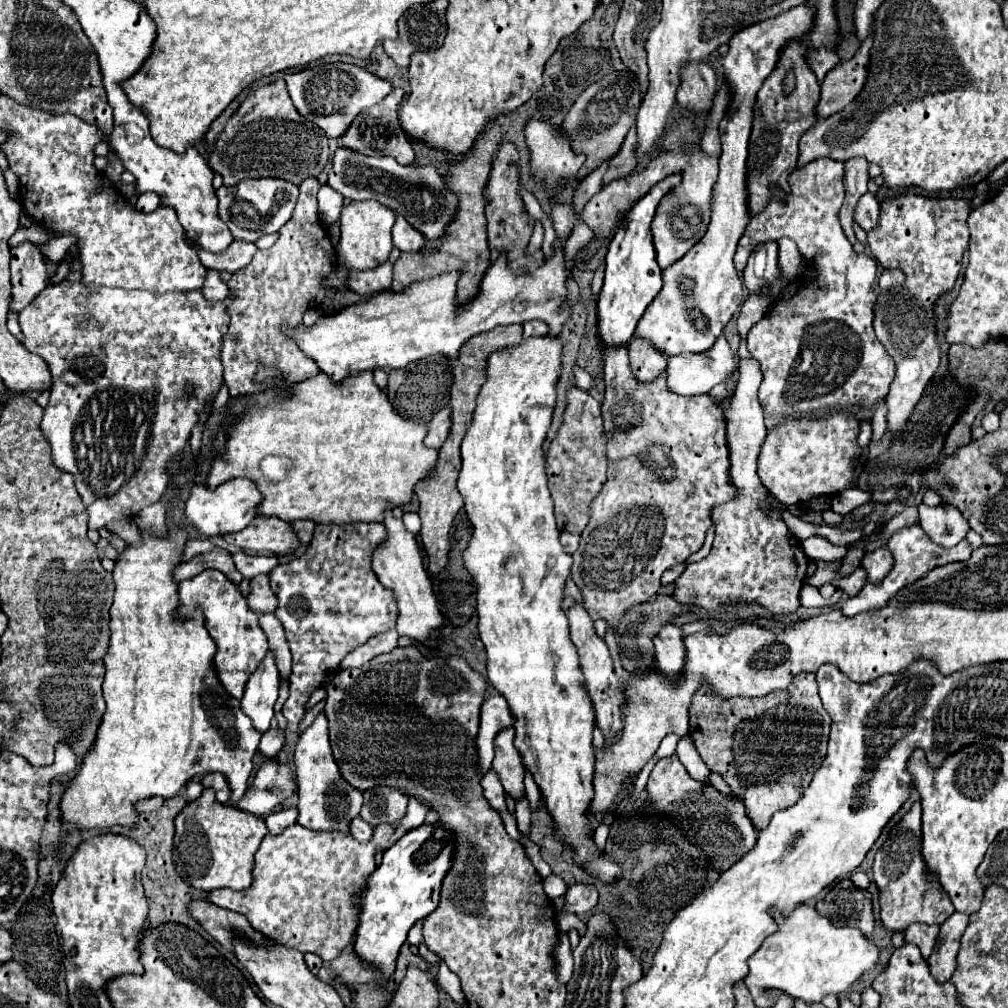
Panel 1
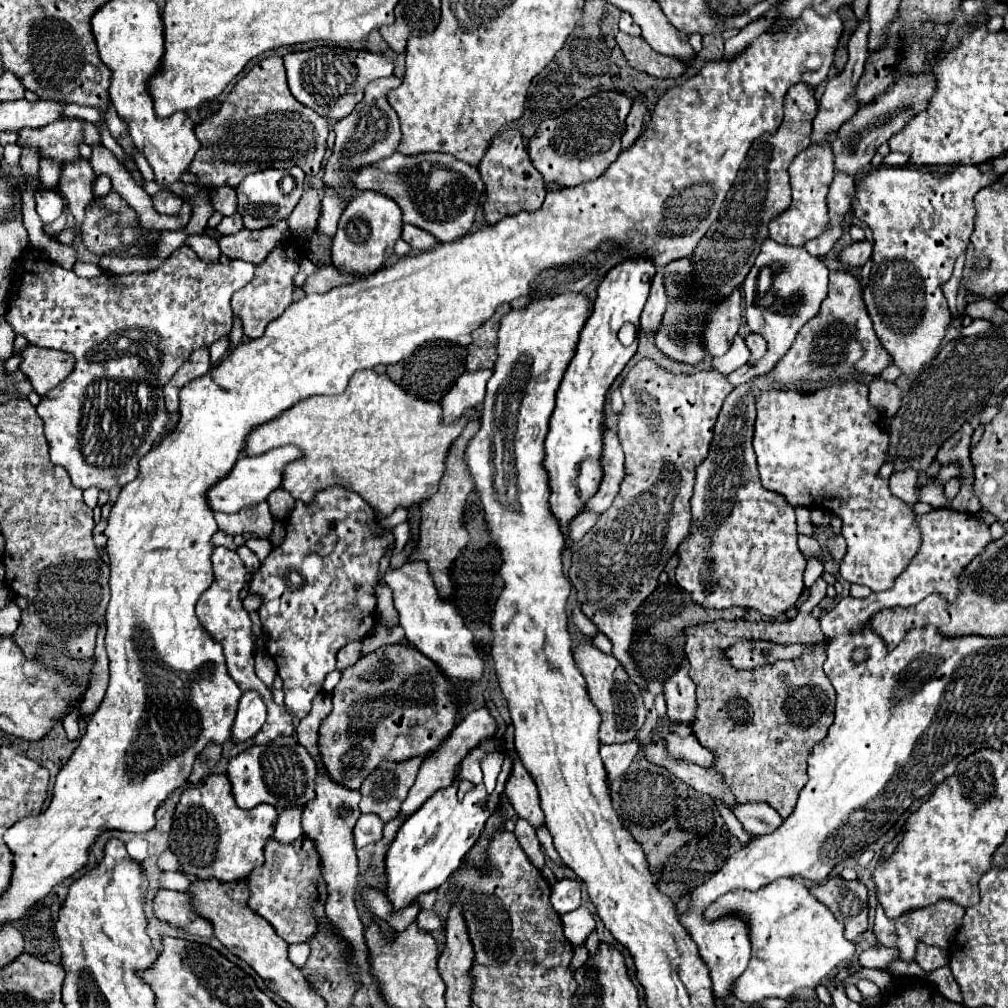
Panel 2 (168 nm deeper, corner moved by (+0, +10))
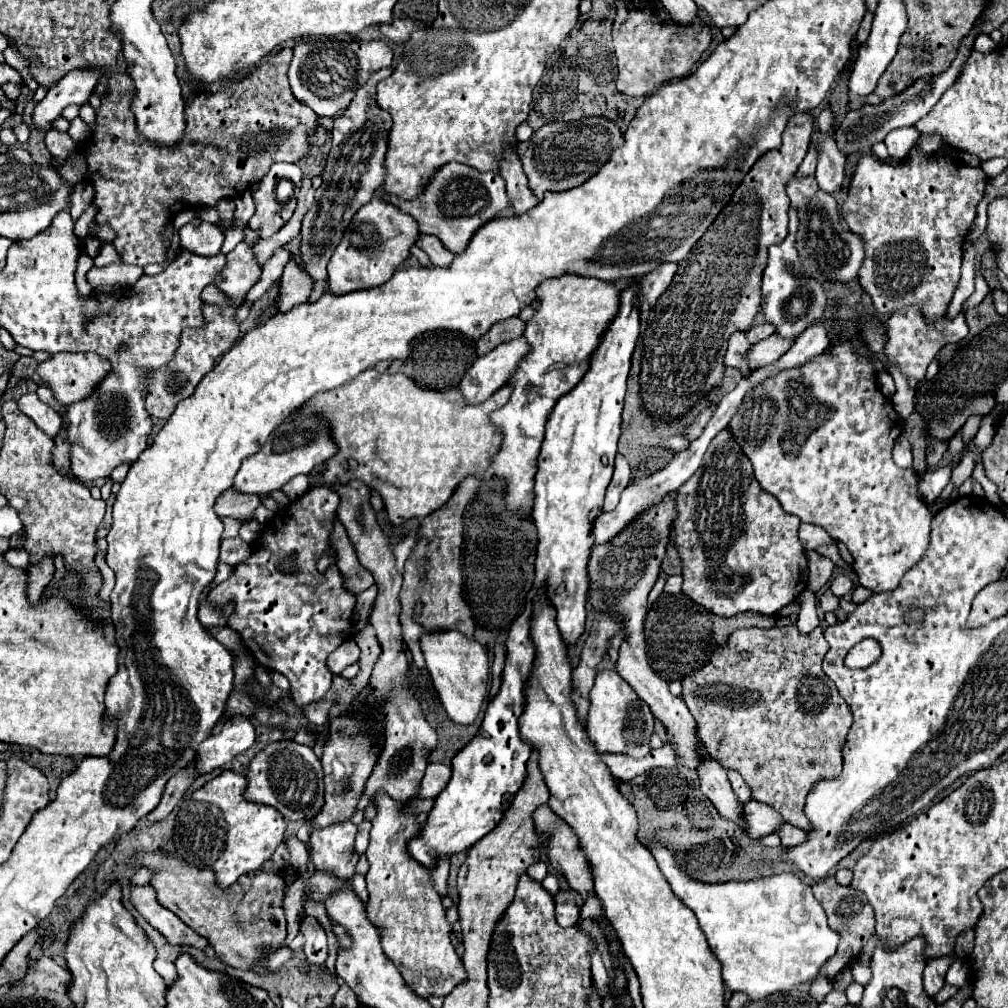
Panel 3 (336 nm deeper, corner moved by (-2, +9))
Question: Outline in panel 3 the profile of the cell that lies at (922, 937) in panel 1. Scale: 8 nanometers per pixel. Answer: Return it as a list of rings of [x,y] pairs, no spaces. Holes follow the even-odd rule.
[[[939,956],[927,962],[927,968],[923,972],[923,988],[929,996],[941,990],[941,986],[945,984],[945,974],[953,962],[955,962],[955,956]]]

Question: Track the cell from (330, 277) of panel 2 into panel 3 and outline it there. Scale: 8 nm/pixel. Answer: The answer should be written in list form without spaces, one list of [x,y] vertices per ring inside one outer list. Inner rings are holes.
[[[291,260],[285,266],[285,272],[281,276],[281,290],[279,290],[279,310],[291,310],[293,306],[307,302],[307,298],[313,292],[313,278]]]

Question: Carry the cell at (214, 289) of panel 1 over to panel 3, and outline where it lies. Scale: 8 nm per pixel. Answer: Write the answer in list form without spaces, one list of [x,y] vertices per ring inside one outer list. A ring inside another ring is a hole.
[[[189,222],[179,230],[181,246],[201,256],[213,256],[223,244],[223,232],[209,222]]]

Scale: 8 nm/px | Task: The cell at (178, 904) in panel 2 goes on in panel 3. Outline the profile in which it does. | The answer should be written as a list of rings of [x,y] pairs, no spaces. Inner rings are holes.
[[[135,886],[131,890],[131,902],[139,910],[139,914],[167,938],[169,944],[189,944],[193,948],[209,946],[207,938],[199,936],[195,930],[185,926],[171,910],[163,908],[157,902],[153,886]]]

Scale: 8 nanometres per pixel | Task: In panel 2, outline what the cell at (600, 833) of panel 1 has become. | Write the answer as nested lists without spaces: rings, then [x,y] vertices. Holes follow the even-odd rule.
[[[631,741],[631,743],[623,743],[623,745],[601,745],[601,759],[607,767],[609,773],[609,783],[623,775],[627,771],[627,767],[631,765],[631,761],[635,759],[639,751],[639,743]]]

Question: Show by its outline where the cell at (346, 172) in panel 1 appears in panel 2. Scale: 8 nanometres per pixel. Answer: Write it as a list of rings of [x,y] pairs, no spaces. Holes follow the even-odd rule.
[[[393,153],[391,157],[361,169],[355,175],[355,185],[357,191],[369,189],[391,197],[401,207],[405,223],[429,231],[441,243],[455,241],[471,229],[477,207],[485,197],[479,169],[443,153],[421,153],[413,157]]]

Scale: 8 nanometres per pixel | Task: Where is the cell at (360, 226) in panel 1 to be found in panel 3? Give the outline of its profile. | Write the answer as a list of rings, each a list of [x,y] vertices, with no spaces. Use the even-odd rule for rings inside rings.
[[[373,196],[371,202],[359,208],[347,226],[343,240],[335,248],[327,272],[329,272],[329,290],[333,294],[347,294],[359,288],[375,288],[385,284],[393,270],[409,256],[409,248],[417,238],[417,222],[413,216],[389,206],[389,202]]]

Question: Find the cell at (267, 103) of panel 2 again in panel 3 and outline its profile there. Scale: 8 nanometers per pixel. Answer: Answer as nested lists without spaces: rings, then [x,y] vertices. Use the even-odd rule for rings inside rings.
[[[281,48],[267,60],[267,64],[253,70],[241,82],[233,80],[217,94],[201,92],[199,96],[191,98],[185,108],[187,130],[181,144],[175,148],[151,146],[137,134],[135,116],[129,106],[135,92],[133,84],[127,74],[109,76],[109,96],[101,98],[101,108],[97,110],[97,130],[95,136],[91,136],[91,150],[83,150],[89,166],[85,178],[95,188],[95,224],[107,224],[115,230],[117,238],[113,240],[113,246],[127,264],[147,266],[165,260],[169,242],[161,238],[161,232],[175,212],[185,210],[185,206],[215,206],[221,198],[235,198],[237,194],[245,192],[247,186],[259,182],[269,172],[271,164],[297,162],[309,154],[309,136],[315,134],[319,116],[309,110],[309,106],[293,98],[287,78],[289,62],[291,48]]]

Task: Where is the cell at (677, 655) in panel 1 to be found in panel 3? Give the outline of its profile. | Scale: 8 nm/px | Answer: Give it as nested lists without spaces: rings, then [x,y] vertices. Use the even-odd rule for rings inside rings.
[[[699,742],[701,746],[697,746],[699,752],[699,766],[697,766],[697,776],[699,776],[699,786],[701,792],[715,804],[715,808],[719,810],[719,814],[739,826],[743,826],[741,820],[741,802],[735,798],[727,772],[725,768],[721,768],[721,762],[715,760],[703,742]]]

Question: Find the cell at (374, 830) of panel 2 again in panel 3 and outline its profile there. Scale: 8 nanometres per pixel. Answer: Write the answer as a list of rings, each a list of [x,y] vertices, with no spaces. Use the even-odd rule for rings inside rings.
[[[365,820],[361,826],[359,826],[359,832],[357,832],[357,854],[365,854],[367,850],[367,844],[369,844],[369,830],[371,830],[371,822]]]

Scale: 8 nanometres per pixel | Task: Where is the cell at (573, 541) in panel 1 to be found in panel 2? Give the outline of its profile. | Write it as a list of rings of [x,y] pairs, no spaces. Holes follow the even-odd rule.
[[[591,511],[577,515],[577,517],[573,519],[573,523],[571,523],[571,525],[573,525],[571,531],[569,531],[571,539],[573,539],[573,541],[581,541],[583,535],[587,533],[587,529],[591,529],[597,519],[599,519],[599,513],[591,513]]]

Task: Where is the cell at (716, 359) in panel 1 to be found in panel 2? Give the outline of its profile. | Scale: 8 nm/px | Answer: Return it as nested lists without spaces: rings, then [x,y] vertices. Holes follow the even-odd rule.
[[[735,337],[735,341],[731,343],[731,349],[723,355],[723,357],[715,357],[713,359],[713,369],[717,369],[723,375],[729,375],[733,371],[737,371],[739,367],[747,365],[751,357],[751,351],[747,351],[747,345],[743,341],[743,337]]]

